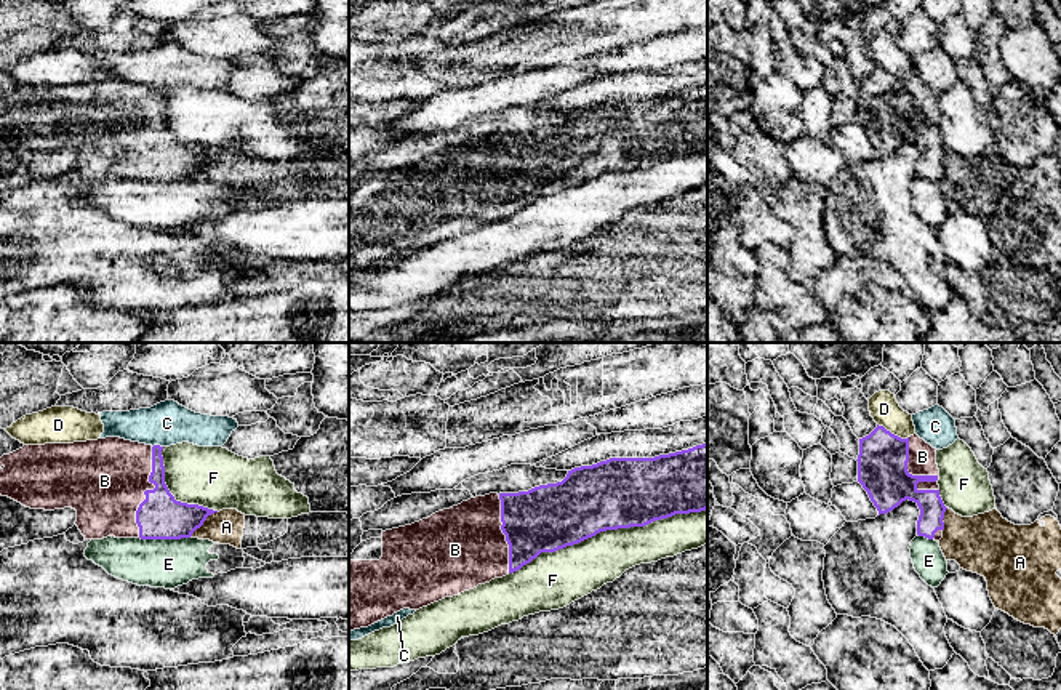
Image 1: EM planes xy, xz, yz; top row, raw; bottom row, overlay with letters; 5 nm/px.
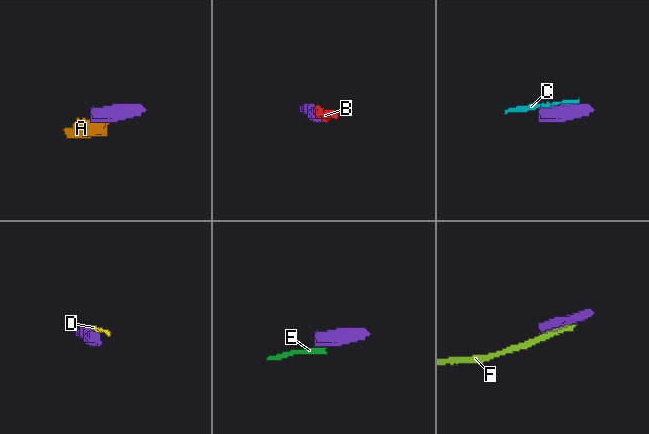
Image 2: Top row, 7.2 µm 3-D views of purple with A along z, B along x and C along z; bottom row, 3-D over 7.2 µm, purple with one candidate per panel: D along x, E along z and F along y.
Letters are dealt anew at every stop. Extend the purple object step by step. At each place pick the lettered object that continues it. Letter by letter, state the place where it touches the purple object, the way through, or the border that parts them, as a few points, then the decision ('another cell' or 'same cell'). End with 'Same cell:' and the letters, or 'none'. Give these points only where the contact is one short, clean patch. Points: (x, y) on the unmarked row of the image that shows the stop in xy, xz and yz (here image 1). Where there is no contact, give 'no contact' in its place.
A: xy (204, 162) | another cell
B: yz (928, 117) | same cell
C: xy (157, 87) | another cell
D: yz (893, 76) | along yz (877, 64), (901, 79), (908, 79) | another cell
E: xy (165, 180) | along xy (140, 178), (189, 180) | another cell
F: xz (607, 170) | another cell
Same cell: B

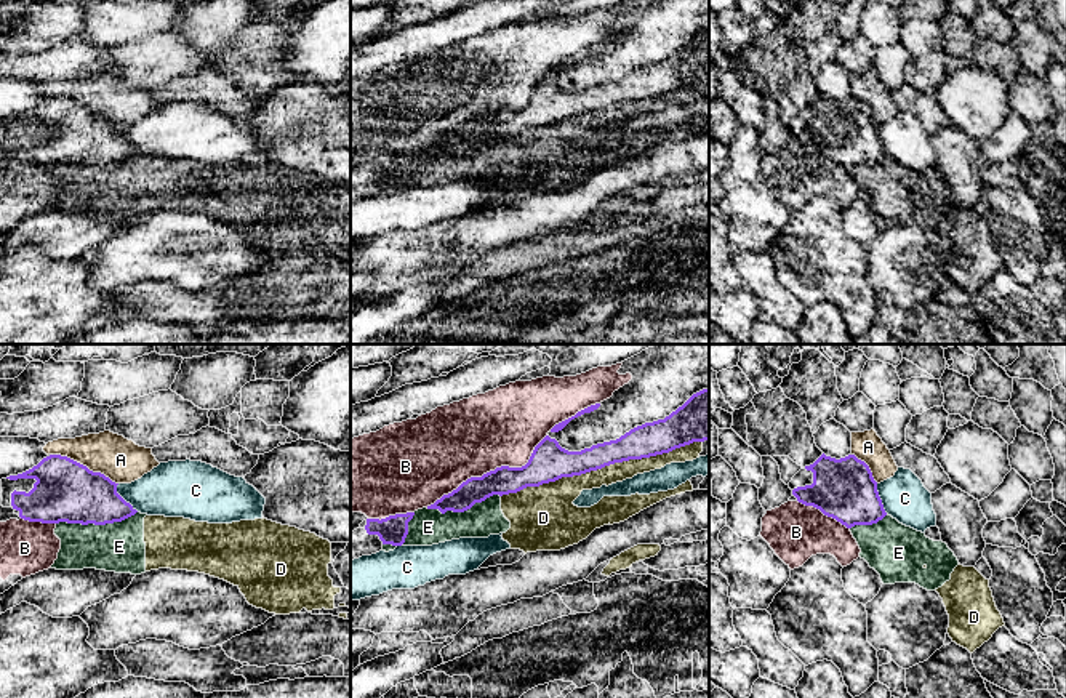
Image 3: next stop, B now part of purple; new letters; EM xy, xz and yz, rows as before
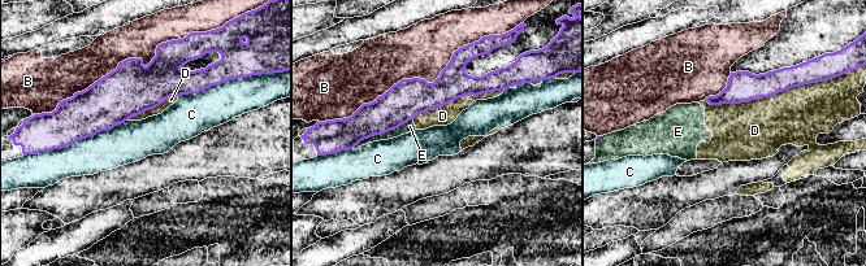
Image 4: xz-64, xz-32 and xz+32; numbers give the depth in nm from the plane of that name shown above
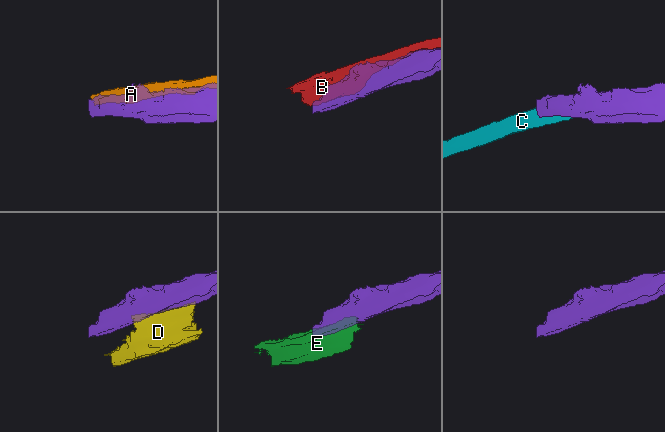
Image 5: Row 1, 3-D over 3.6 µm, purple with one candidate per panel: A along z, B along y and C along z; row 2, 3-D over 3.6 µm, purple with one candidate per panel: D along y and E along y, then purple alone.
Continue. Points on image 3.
A: xy (82, 106) | another cell
B: xz (490, 112) | another cell
C: xy (122, 140) | another cell
D: xz (601, 109) | another cell
E: xy (96, 165) | another cell
Same cell: none

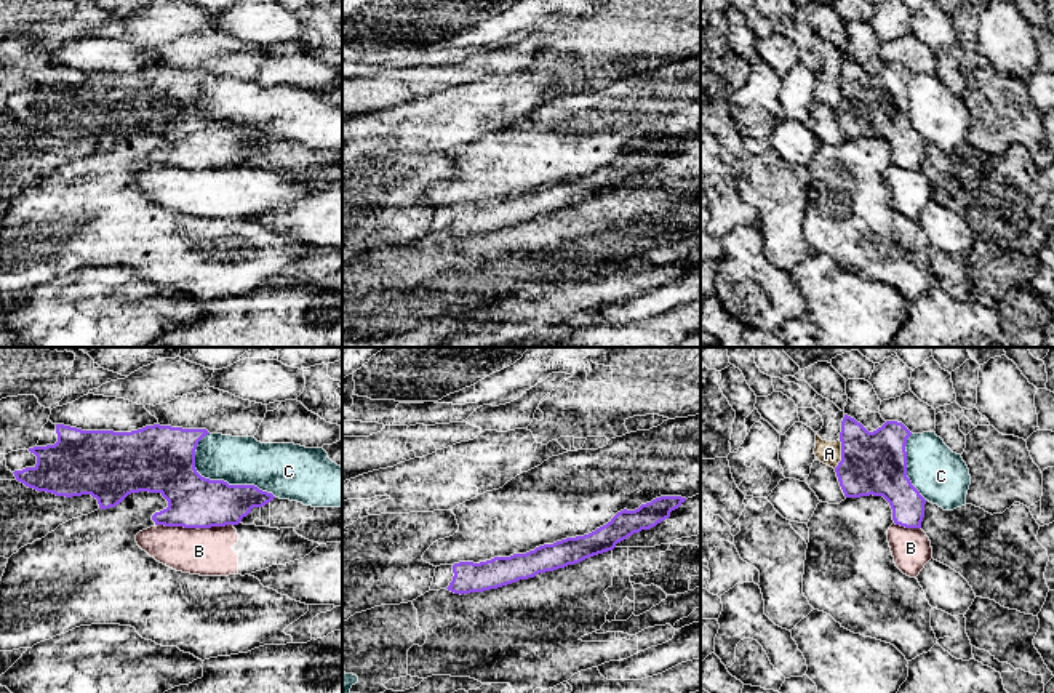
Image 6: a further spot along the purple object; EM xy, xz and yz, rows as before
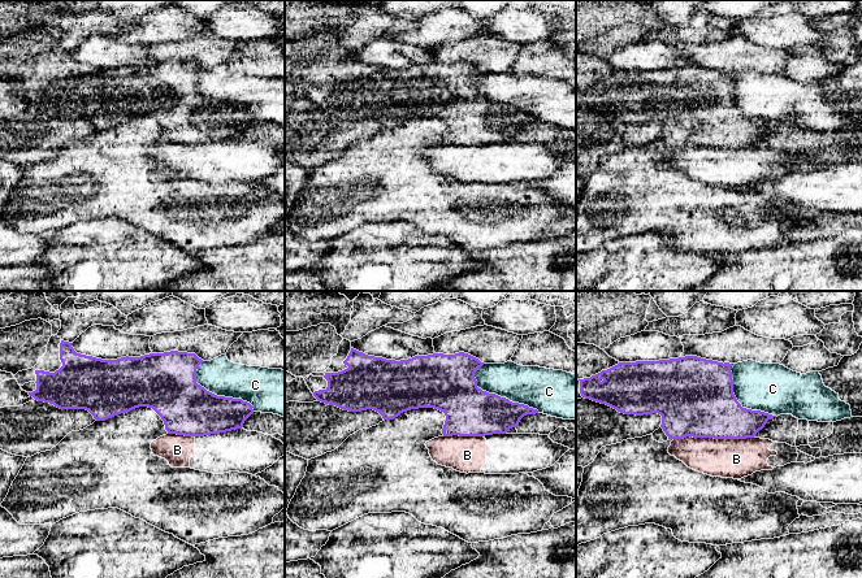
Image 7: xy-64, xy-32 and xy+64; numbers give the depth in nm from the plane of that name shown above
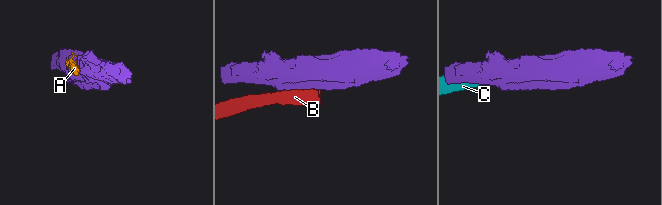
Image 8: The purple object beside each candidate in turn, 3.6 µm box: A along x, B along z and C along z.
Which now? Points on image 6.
A: yz (842, 95) | along yz (840, 80), (840, 103), (834, 109) | another cell
B: xy (195, 168) | along xy (157, 165), (184, 168), (232, 167) | another cell
C: xy (223, 122) | another cell
Same cell: none

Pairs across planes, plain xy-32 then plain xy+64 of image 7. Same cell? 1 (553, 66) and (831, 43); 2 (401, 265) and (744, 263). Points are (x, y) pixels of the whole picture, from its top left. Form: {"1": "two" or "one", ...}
{"1": "two", "2": "two"}

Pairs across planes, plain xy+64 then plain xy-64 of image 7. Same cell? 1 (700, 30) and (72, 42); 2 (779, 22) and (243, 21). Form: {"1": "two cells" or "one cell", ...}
{"1": "two cells", "2": "one cell"}

